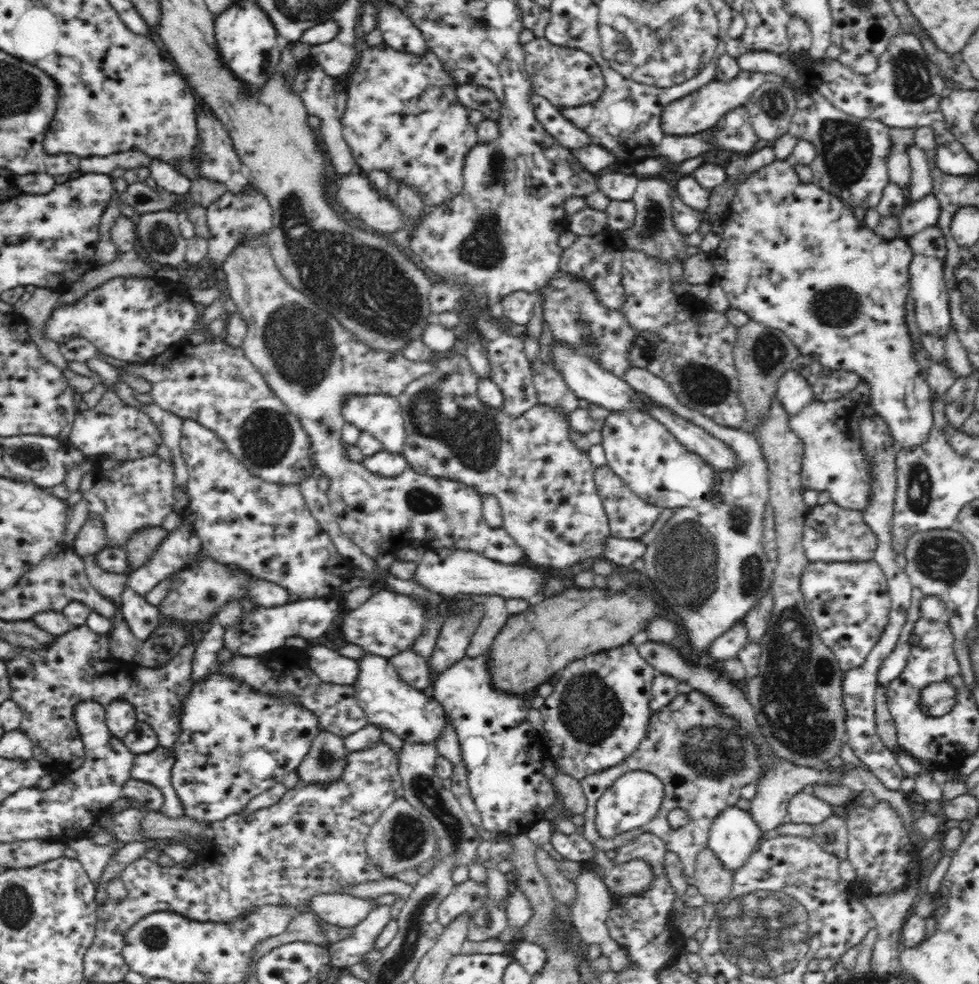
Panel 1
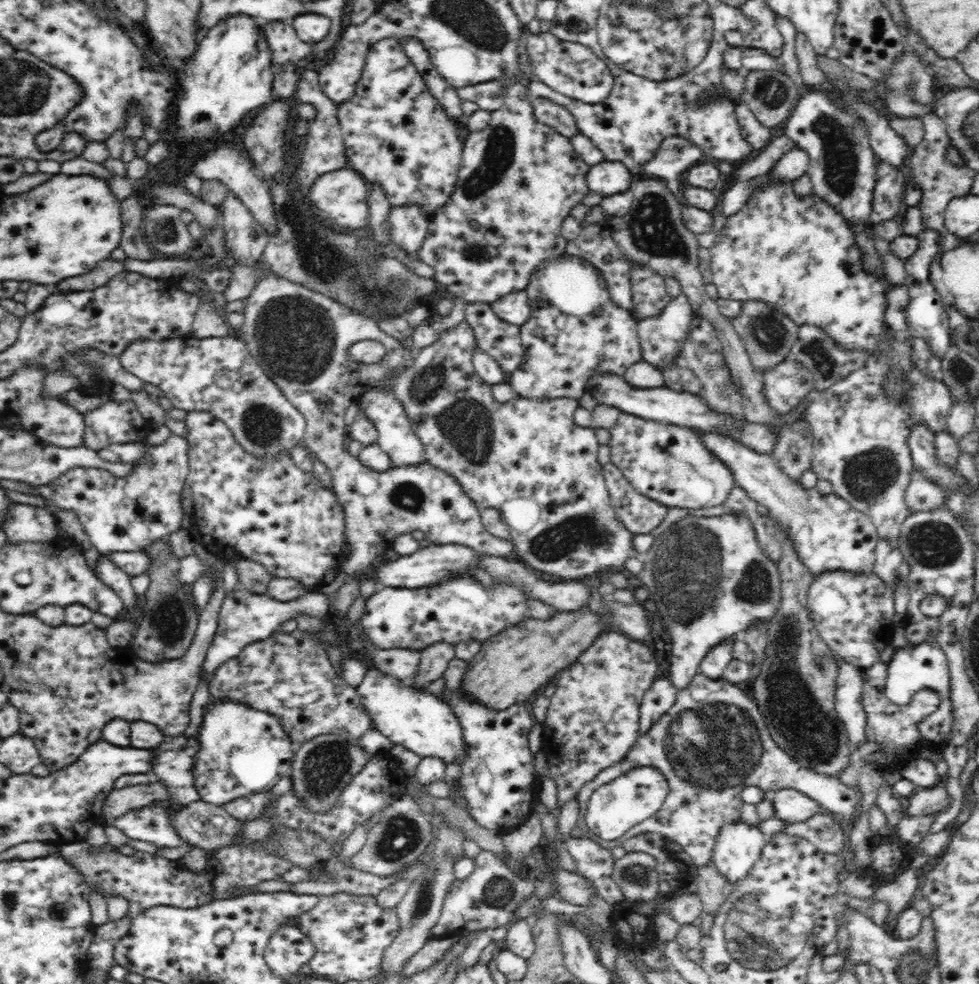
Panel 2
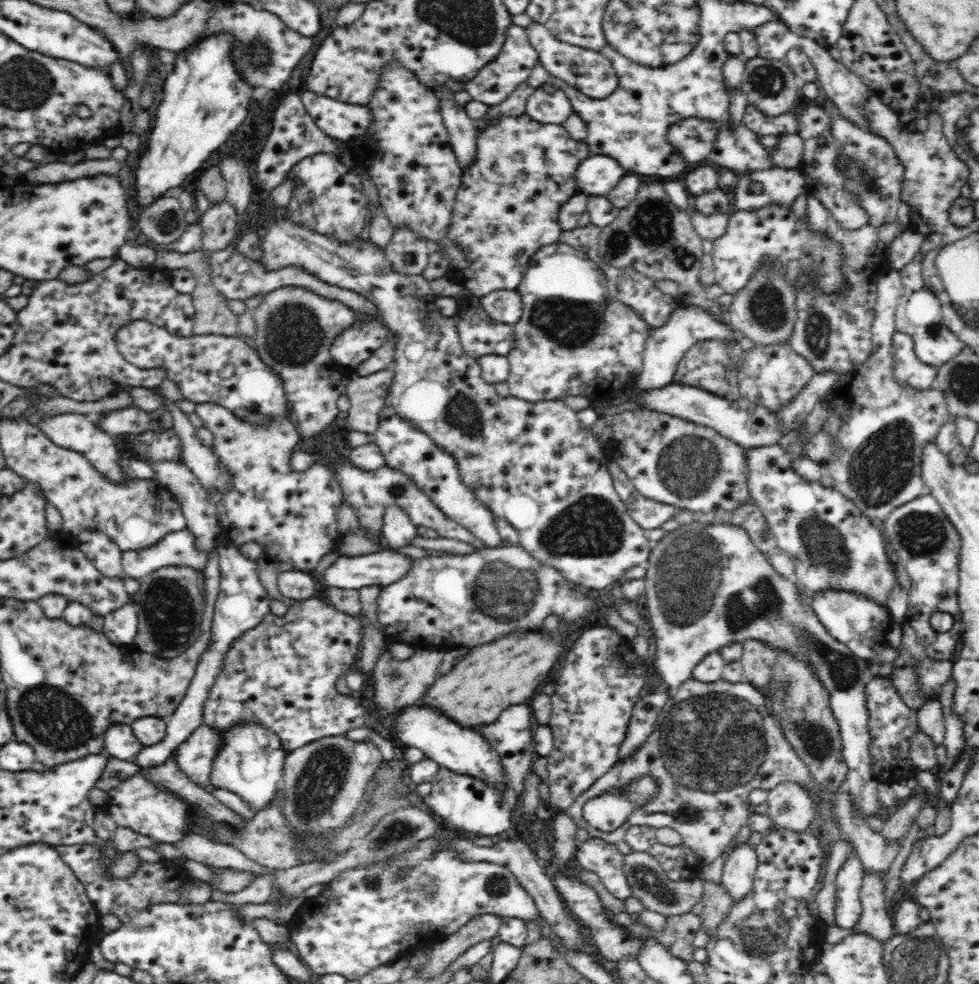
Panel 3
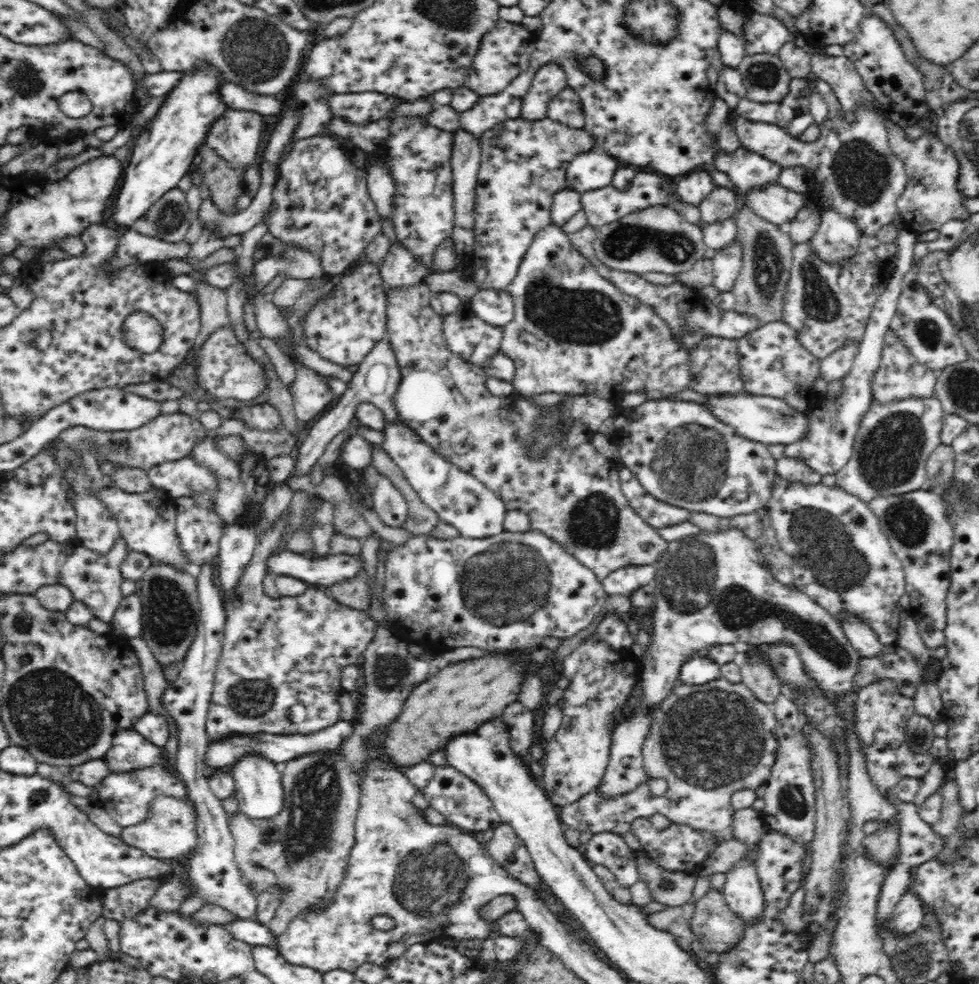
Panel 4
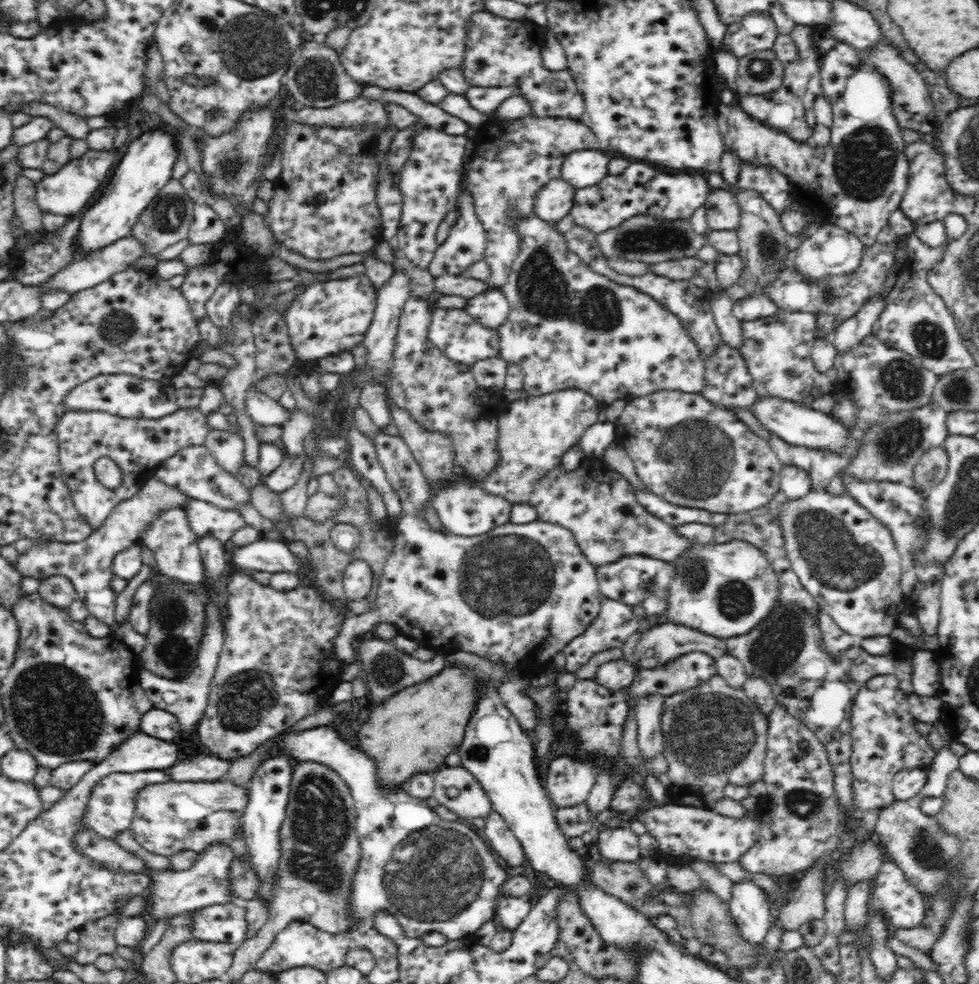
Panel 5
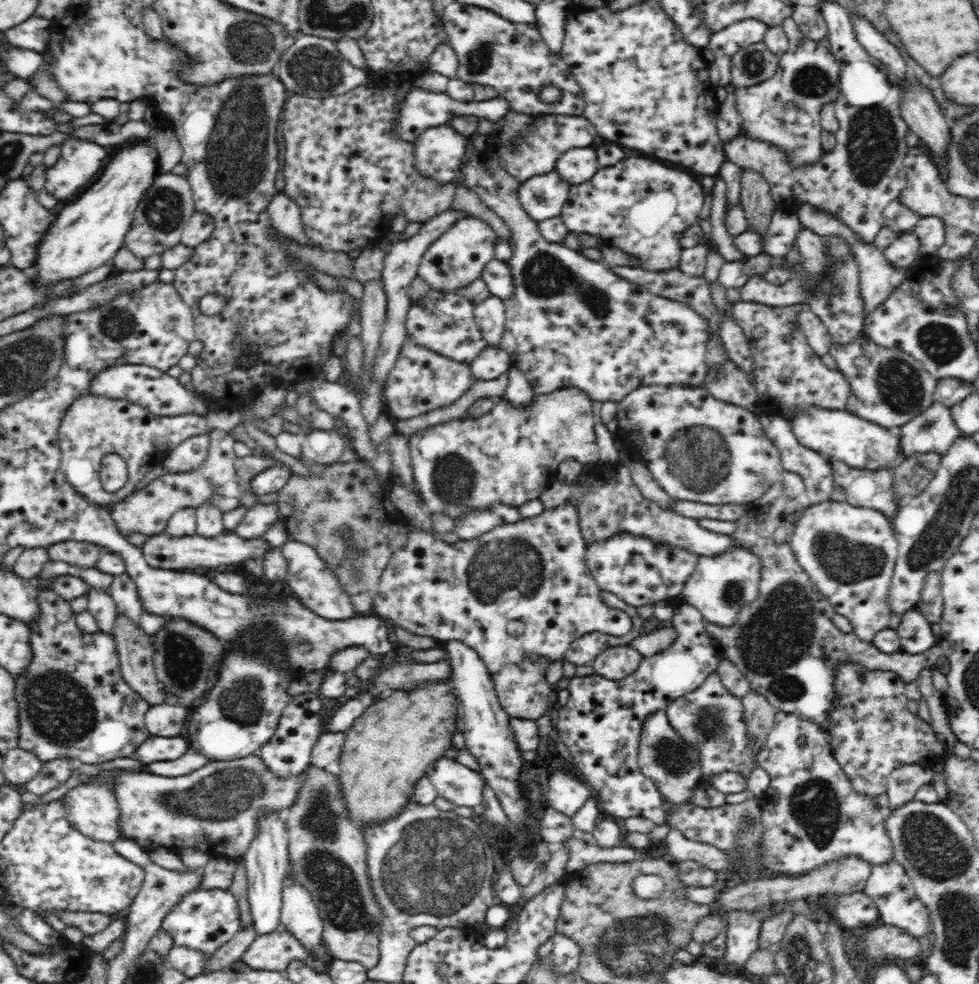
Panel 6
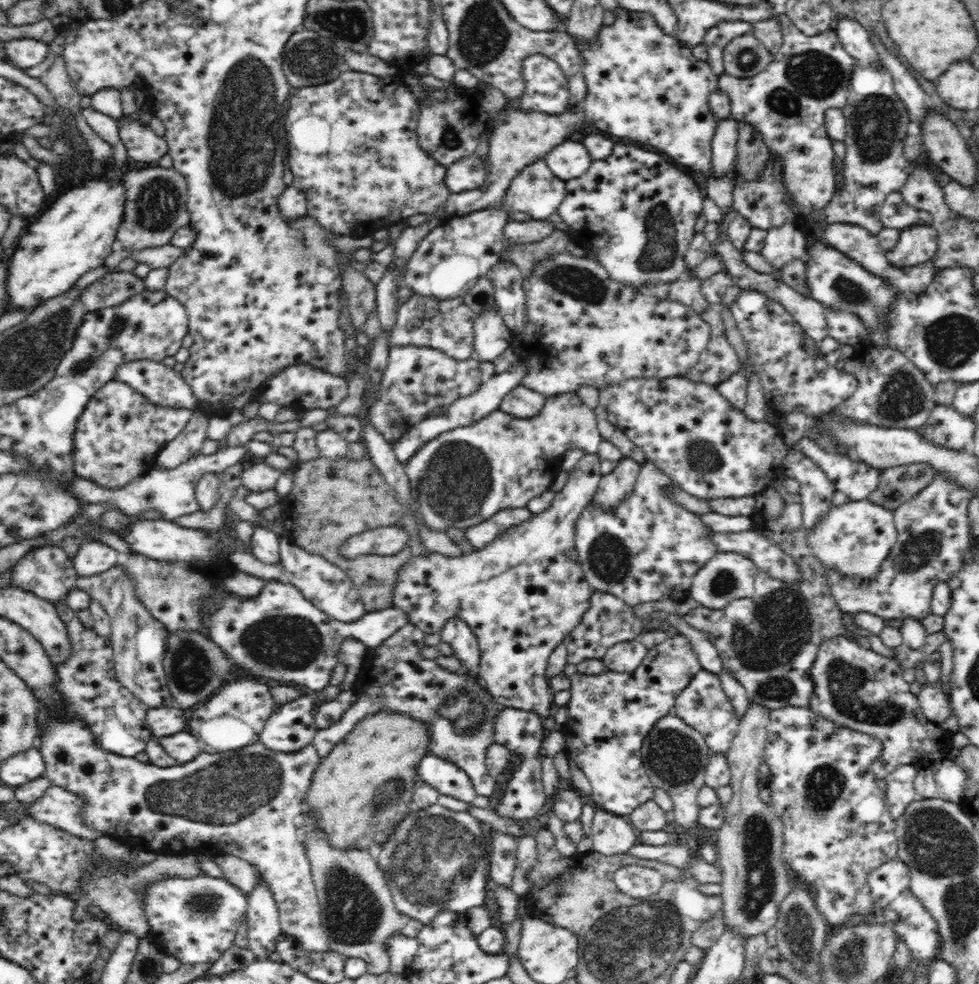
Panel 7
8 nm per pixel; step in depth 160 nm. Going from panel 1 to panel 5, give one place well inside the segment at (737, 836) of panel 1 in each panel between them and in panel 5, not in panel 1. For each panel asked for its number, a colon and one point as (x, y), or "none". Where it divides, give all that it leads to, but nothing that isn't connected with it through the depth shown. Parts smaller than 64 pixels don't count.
2: (738, 845)
3: (738, 873)
4: (742, 890)
5: (750, 911)

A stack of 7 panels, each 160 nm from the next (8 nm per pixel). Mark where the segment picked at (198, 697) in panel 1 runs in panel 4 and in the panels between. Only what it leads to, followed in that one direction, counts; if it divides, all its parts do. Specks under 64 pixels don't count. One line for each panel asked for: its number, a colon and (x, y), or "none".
2: (241, 750)
3: (250, 762)
4: (259, 792)

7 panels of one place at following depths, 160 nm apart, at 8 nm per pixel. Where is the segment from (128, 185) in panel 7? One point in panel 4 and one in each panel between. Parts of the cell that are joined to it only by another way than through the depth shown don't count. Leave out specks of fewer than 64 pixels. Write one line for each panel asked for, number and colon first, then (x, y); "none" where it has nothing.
4: (169, 218)
5: (167, 219)
6: (164, 211)

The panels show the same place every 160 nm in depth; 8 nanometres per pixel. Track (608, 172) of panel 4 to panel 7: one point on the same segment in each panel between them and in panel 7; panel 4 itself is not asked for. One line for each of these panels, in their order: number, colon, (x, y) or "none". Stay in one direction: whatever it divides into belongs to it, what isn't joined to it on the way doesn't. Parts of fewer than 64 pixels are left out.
5: (582, 168)
6: (577, 165)
7: (570, 159)

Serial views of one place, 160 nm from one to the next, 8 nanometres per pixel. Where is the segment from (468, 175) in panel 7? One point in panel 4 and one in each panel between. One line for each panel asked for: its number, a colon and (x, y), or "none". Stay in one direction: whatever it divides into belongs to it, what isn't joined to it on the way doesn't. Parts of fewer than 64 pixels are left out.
4: (573, 332)
5: (568, 327)
6: (571, 323)

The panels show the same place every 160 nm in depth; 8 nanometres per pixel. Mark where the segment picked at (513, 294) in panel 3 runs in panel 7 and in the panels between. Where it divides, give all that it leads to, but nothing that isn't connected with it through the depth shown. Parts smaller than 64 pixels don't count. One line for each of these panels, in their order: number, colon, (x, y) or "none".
4: (494, 307)
5: (491, 308)
6: (490, 317)
7: (491, 335)

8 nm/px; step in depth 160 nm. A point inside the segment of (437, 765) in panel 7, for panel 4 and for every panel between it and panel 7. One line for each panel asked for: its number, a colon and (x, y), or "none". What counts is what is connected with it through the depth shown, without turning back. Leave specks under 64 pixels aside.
4: (463, 802)
5: (455, 788)
6: (463, 787)

